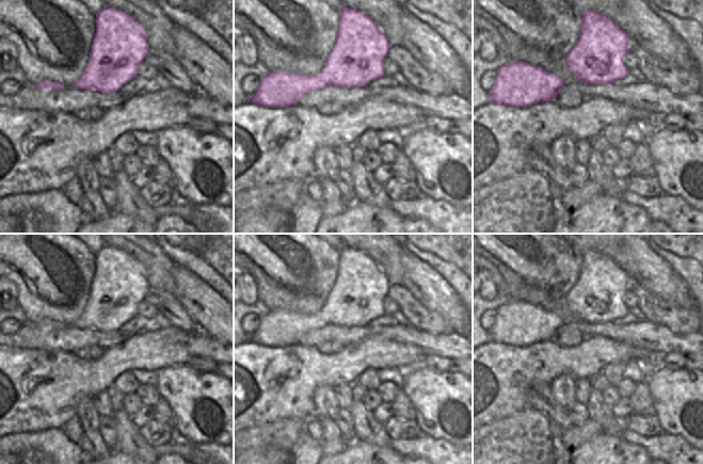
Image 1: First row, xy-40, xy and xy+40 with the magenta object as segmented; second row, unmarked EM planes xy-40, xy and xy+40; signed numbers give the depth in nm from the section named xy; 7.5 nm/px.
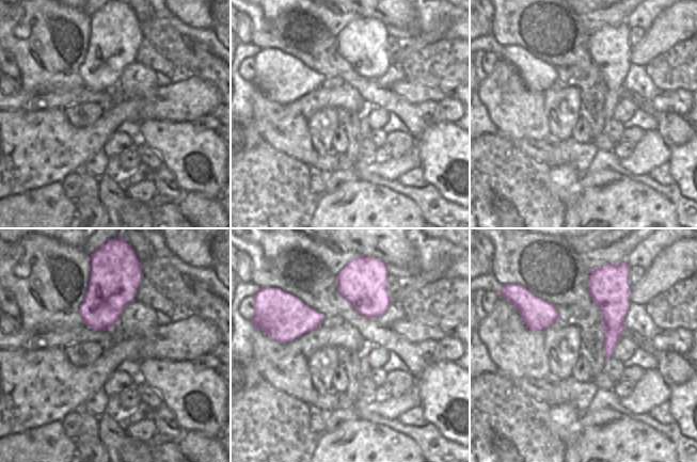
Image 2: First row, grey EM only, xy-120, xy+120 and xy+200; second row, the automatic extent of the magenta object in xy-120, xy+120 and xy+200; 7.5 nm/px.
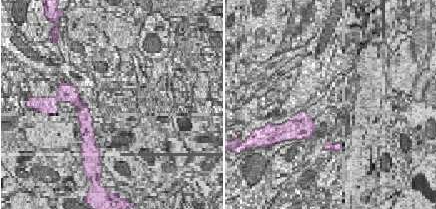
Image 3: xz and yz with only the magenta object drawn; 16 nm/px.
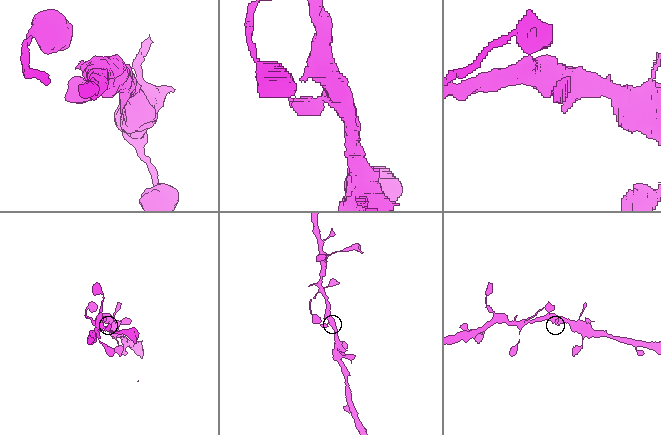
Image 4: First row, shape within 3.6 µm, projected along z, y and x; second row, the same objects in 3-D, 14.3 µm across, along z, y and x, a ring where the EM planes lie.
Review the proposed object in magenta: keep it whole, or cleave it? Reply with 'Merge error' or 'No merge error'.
No merge error.

